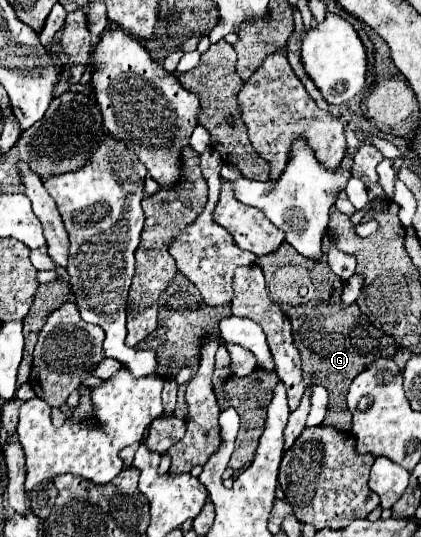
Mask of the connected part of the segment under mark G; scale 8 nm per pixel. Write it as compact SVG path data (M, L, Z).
M282 242L276 252L256 258L256 264L262 268L266 280L272 280L276 270L280 270L284 266L296 266L300 270L304 268L314 284L312 300L324 298L324 296L328 298L328 318L290 318L290 320L292 320L296 348L302 354L306 382L310 382L310 378L314 378L316 384L322 384L330 392L330 404L328 404L328 412L326 412L326 418L322 424L336 426L340 430L350 432L352 414L346 406L346 394L348 394L352 380L362 370L368 368L368 362L374 362L376 358L394 358L394 354L398 352L398 346L394 344L394 340L388 334L384 334L382 330L376 330L376 326L372 326L368 322L368 318L360 312L360 308L356 304L350 304L346 308L340 306L344 282L340 276L336 276L330 270L330 266L326 262L326 252L322 254L320 260L306 260L304 256L296 254L296 250L292 250L290 244Z

